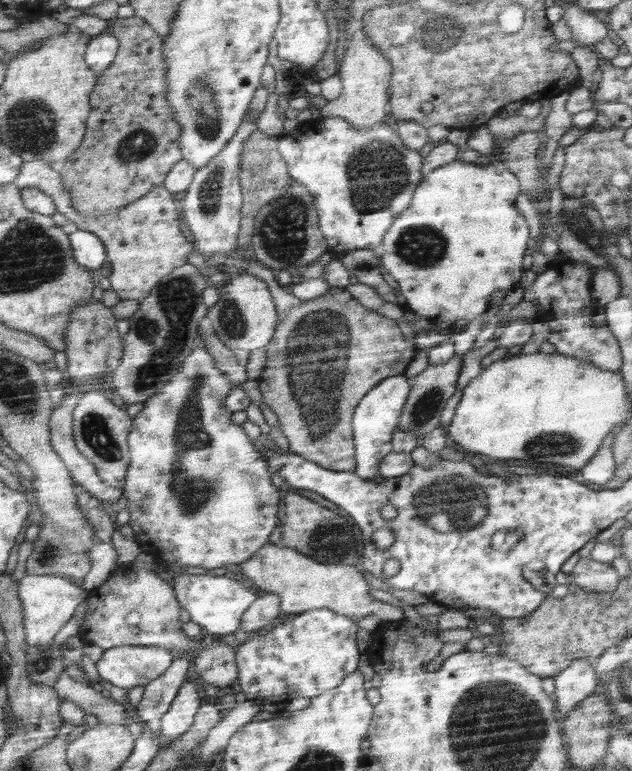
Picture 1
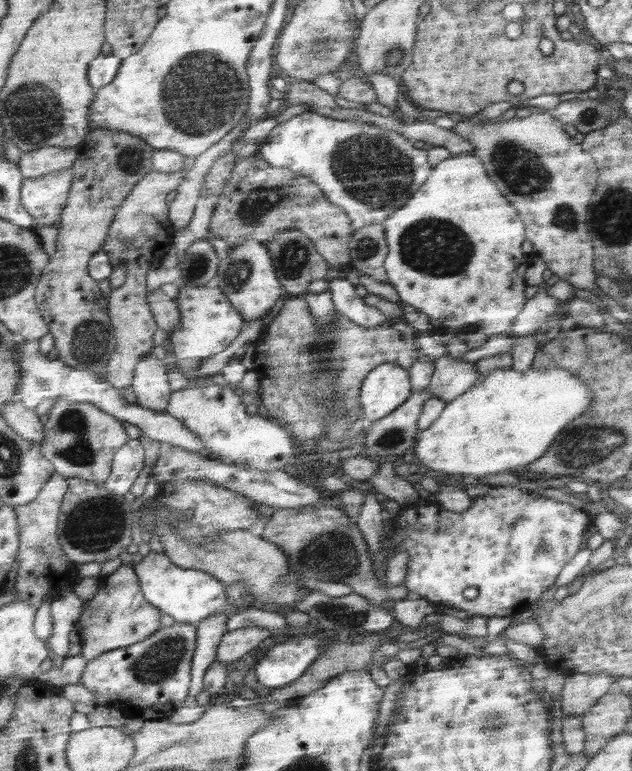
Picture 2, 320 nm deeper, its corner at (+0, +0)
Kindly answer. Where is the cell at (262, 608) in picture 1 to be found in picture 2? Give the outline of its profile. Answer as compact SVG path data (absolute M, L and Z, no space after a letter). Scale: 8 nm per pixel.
M246 626L223 634L216 651L216 661L230 663L243 658L263 640L272 636L269 630L259 626Z

